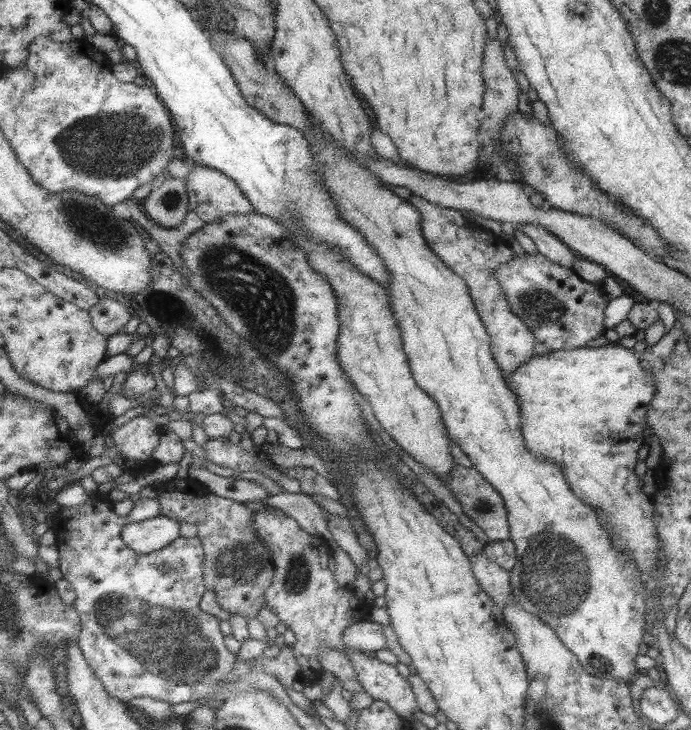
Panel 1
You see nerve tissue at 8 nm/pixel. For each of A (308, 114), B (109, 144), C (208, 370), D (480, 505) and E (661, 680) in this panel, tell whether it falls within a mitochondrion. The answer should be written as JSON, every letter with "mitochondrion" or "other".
{"A":"other","B":"mitochondrion","C":"mitochondrion","D":"mitochondrion","E":"other"}

